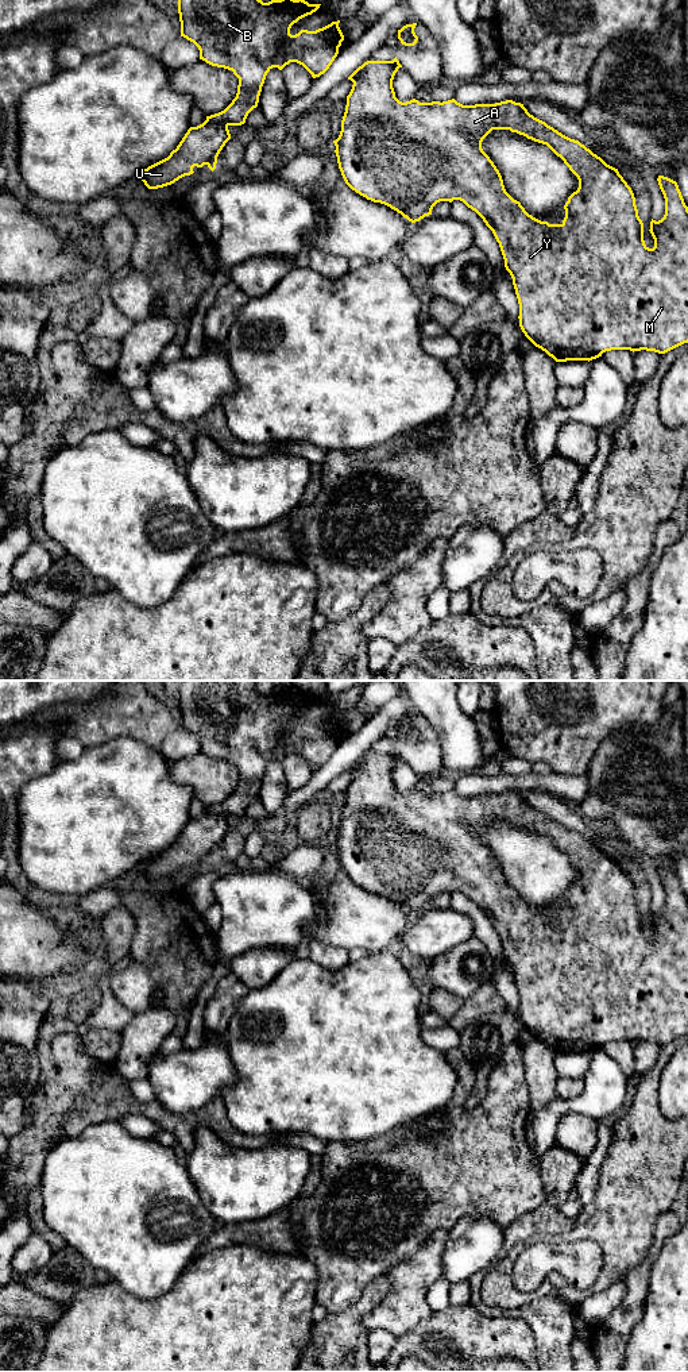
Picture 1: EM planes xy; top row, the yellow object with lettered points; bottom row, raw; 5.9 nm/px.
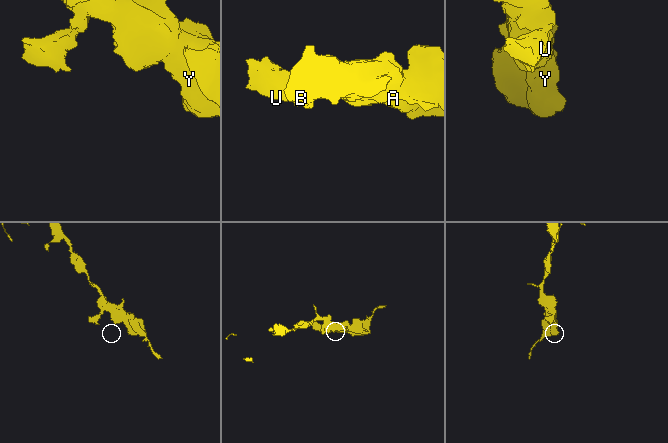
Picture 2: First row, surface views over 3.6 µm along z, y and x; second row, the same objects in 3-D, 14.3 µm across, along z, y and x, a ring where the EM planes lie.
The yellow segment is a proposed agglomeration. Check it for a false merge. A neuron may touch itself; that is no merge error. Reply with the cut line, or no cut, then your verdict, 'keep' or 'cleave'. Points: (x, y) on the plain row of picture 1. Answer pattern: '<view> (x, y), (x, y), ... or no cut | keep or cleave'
xy (207, 810), (223, 813), (227, 817) | cleave

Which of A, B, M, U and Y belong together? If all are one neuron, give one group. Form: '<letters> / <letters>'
A B M Y / U

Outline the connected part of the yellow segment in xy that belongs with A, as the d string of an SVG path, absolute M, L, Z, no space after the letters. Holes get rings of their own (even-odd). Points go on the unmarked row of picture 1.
M397 748L393 752L367 752L348 768L353 776L347 787L340 826L333 835L339 860L352 882L390 898L411 914L432 906L440 893L460 891L475 902L499 934L518 990L522 1024L556 1053L590 1053L611 1041L665 1045L688 1034L688 898L676 872L664 867L657 870L665 890L665 906L658 913L650 913L654 939L649 940L643 932L643 914L638 907L634 885L618 860L513 791L475 797L463 797L455 790L442 794L420 794L413 790L402 794L393 779L399 759L402 756ZM492 821L510 821L546 836L577 868L579 879L564 897L565 909L561 916L533 909L506 883L499 862L482 840L483 830Z

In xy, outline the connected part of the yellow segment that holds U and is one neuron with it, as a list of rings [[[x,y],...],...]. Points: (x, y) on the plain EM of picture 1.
[[[205,812],[190,818],[167,849],[148,858],[138,868],[148,880],[158,880],[193,866],[194,858],[206,856],[213,863],[217,848],[229,830],[228,817]]]

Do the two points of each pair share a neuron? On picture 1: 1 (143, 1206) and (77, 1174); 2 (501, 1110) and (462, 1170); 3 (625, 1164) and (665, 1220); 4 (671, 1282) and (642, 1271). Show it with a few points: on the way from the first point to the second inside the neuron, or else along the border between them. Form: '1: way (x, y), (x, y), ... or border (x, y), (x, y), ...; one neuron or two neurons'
1: way (127, 1205), (93, 1186); one neuron
2: way (495, 1125), (490, 1141), (476, 1155); one neuron
3: border (669, 1210), (658, 1217), (650, 1244); two neurons
4: border (663, 1244), (652, 1264), (650, 1282), (644, 1305); two neurons

